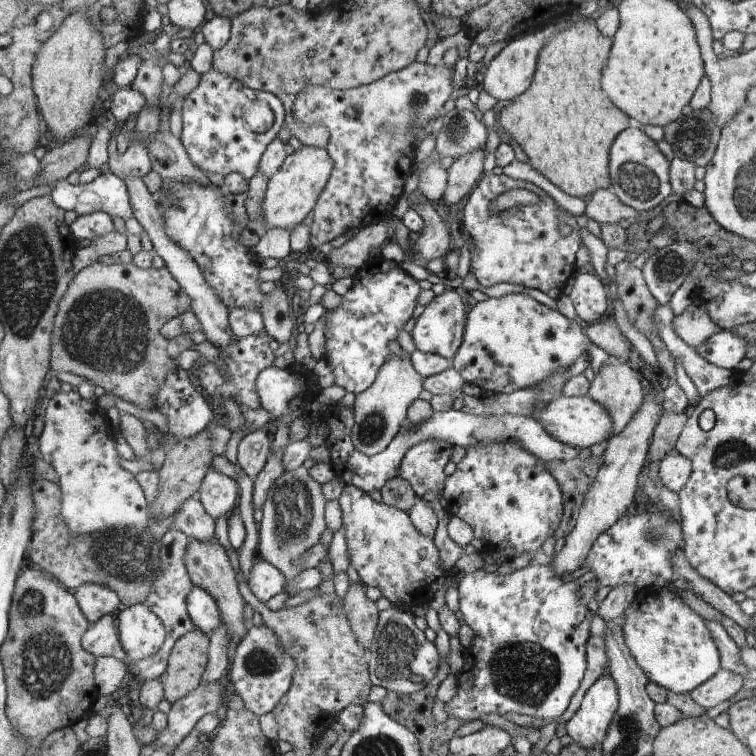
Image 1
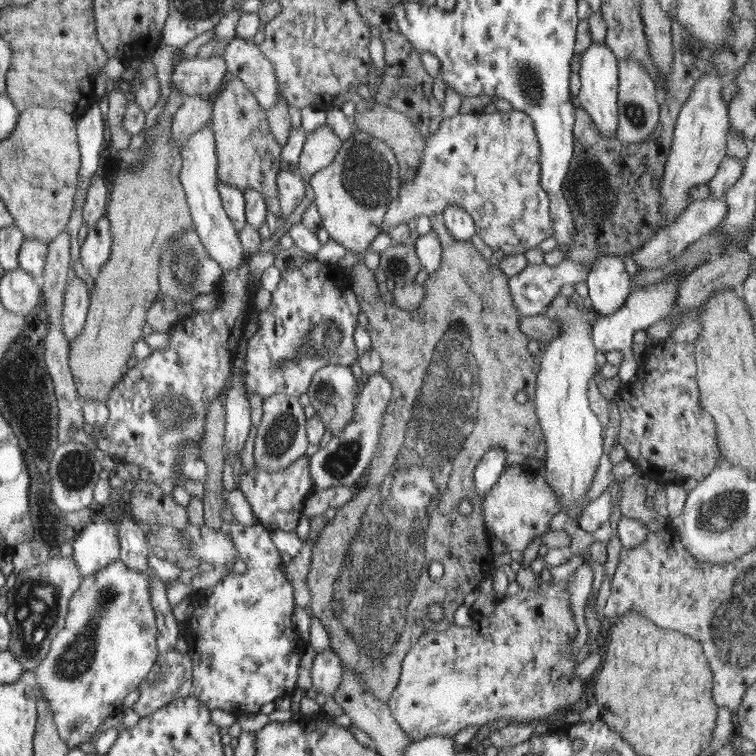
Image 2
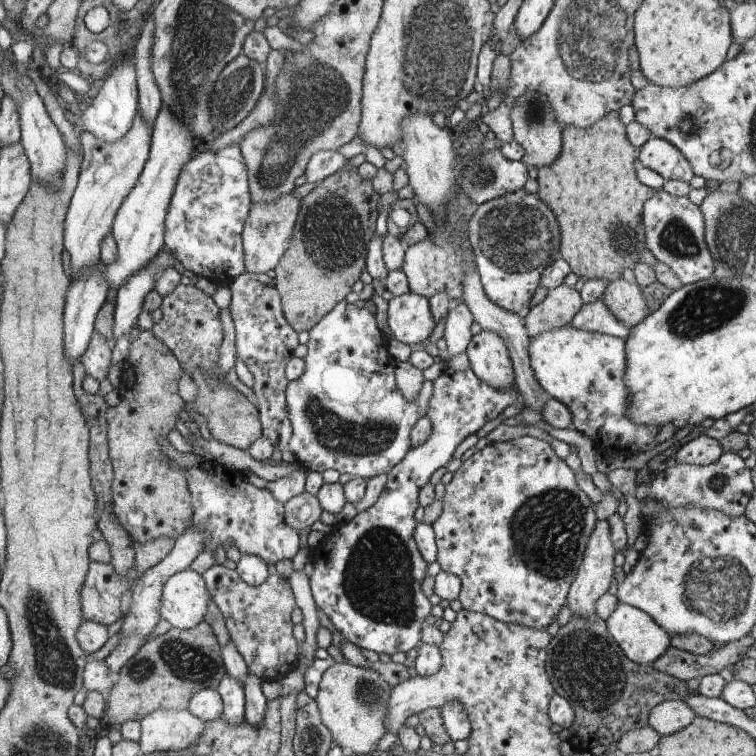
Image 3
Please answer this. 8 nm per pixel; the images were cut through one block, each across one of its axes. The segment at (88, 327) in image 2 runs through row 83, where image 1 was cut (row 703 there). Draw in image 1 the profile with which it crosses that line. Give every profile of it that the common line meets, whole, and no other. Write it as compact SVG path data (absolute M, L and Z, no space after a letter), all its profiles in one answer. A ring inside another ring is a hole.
M193 629L176 640L166 671L159 677L163 699L176 703L201 686L208 667L209 634Z

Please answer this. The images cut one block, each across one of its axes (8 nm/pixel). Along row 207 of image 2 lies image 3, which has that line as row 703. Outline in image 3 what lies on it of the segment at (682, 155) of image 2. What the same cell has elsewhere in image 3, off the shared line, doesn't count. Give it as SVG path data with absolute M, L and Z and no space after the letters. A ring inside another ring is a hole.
M683 700L664 701L650 711L648 722L660 736L668 736L690 726L696 716Z

